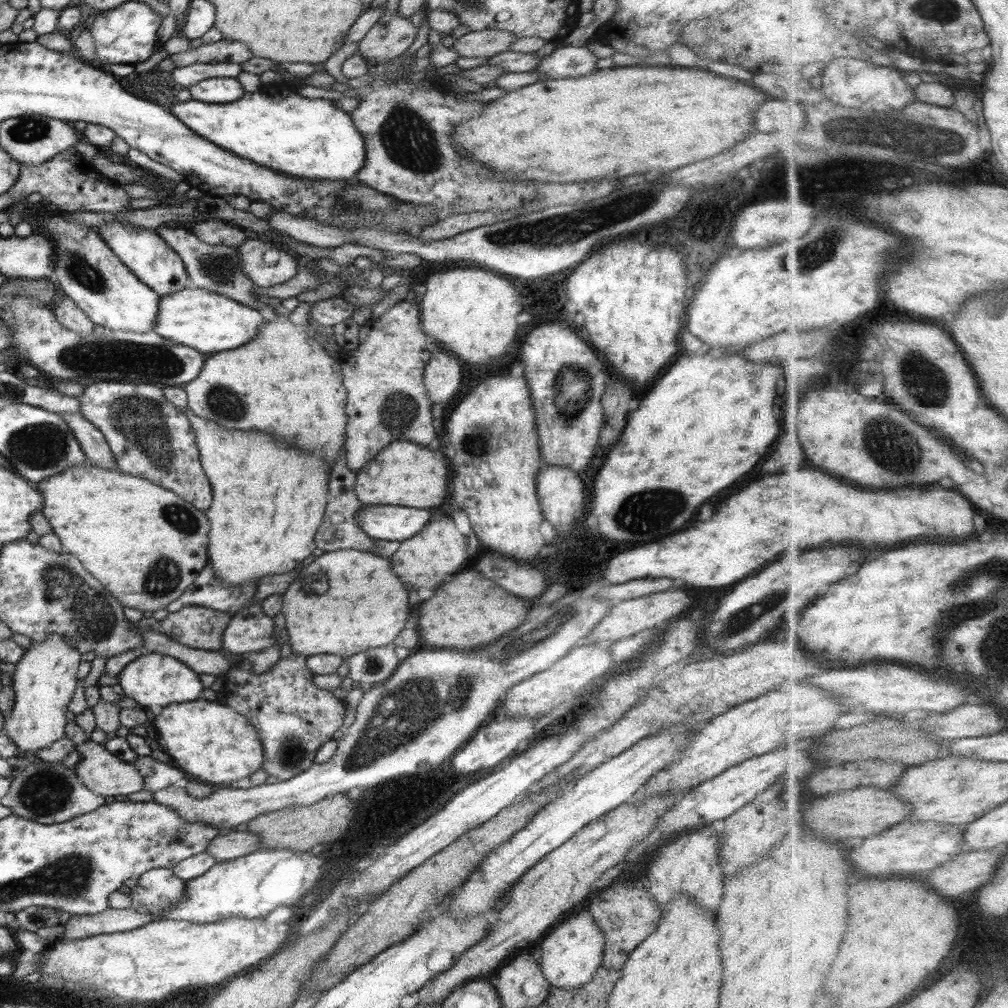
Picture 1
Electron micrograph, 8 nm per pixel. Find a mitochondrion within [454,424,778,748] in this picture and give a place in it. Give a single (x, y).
(642, 514)

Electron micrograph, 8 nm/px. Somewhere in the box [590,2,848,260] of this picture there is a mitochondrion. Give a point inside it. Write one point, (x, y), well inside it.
(782, 174)

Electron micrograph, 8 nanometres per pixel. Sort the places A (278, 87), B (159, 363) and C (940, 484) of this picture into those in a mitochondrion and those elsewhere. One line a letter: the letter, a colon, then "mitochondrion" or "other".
A: other
B: mitochondrion
C: other

